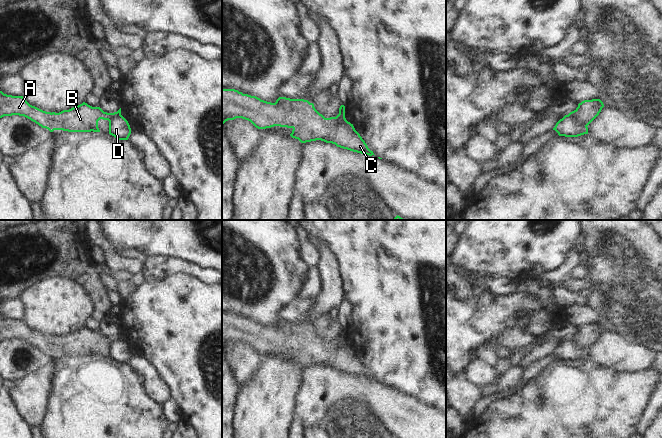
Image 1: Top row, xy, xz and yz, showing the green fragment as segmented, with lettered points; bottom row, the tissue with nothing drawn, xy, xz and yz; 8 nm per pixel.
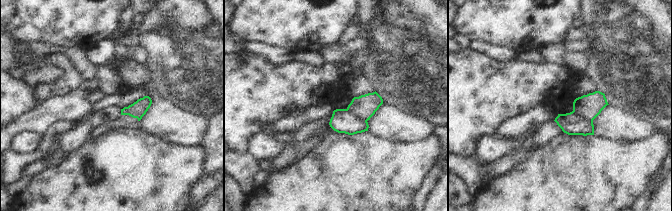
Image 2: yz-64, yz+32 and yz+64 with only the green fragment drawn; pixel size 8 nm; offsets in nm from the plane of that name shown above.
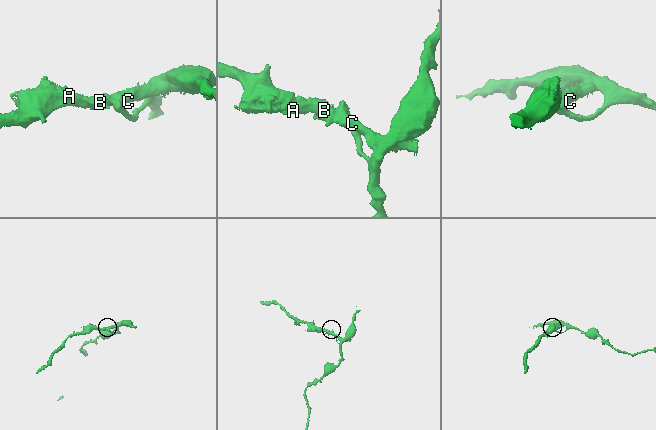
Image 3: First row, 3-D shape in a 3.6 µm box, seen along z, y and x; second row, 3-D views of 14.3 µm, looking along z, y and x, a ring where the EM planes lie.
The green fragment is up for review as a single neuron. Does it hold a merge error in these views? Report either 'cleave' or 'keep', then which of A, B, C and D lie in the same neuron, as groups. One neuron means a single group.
cleave; groups A B C / D

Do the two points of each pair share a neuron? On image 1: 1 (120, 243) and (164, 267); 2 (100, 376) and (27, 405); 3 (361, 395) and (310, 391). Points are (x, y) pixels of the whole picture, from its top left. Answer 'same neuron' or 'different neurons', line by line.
1: different neurons
2: different neurons
3: same neuron

